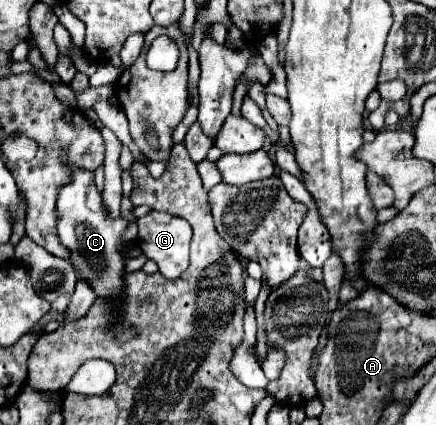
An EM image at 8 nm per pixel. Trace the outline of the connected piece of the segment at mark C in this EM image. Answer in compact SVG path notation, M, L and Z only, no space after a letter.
M75 171L73 181L67 183L59 191L57 199L57 211L59 211L59 223L57 231L65 247L71 247L71 263L73 267L91 281L91 287L97 295L117 295L123 291L123 261L127 259L121 249L121 233L127 227L127 221L109 219L101 205L101 195L95 187L93 173L91 171Z

